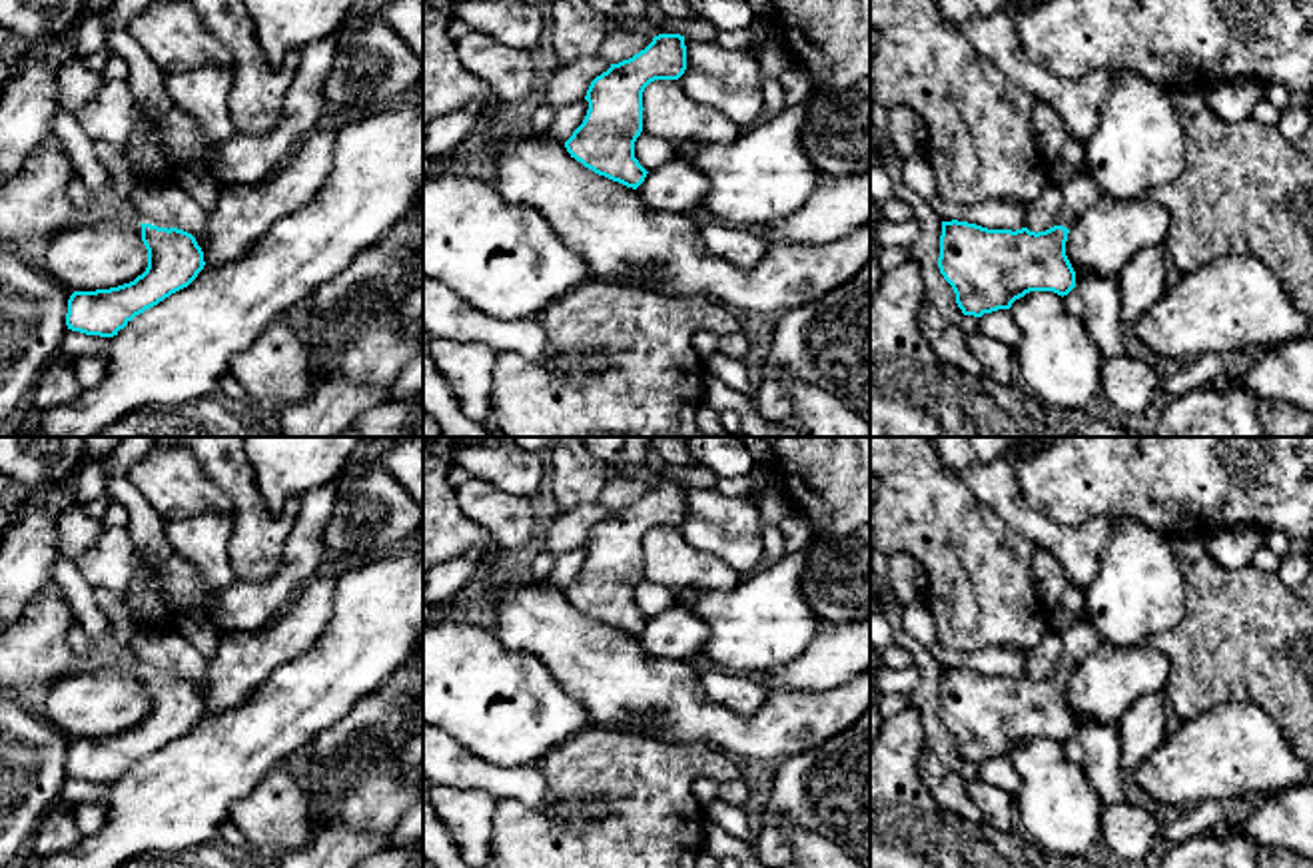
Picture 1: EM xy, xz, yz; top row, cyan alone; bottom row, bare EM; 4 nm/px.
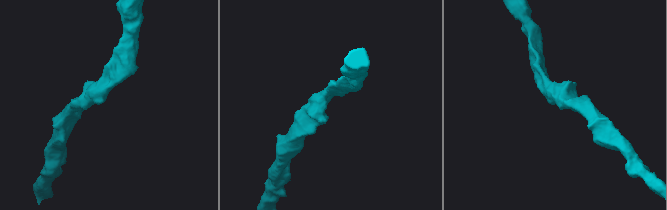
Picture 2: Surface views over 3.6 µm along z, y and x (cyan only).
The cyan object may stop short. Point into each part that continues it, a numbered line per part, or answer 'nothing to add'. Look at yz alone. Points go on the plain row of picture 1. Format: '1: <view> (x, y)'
1: yz (1080, 639)

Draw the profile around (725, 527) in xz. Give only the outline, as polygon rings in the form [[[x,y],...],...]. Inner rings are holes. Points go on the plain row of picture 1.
[[[684,485],[684,493],[686,517],[678,525],[684,541],[742,575],[750,573],[764,553],[756,501],[692,485]]]

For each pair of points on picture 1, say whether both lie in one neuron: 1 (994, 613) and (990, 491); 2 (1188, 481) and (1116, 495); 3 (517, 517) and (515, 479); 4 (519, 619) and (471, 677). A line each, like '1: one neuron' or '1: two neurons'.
1: two neurons
2: one neuron
3: two neurons
4: two neurons

